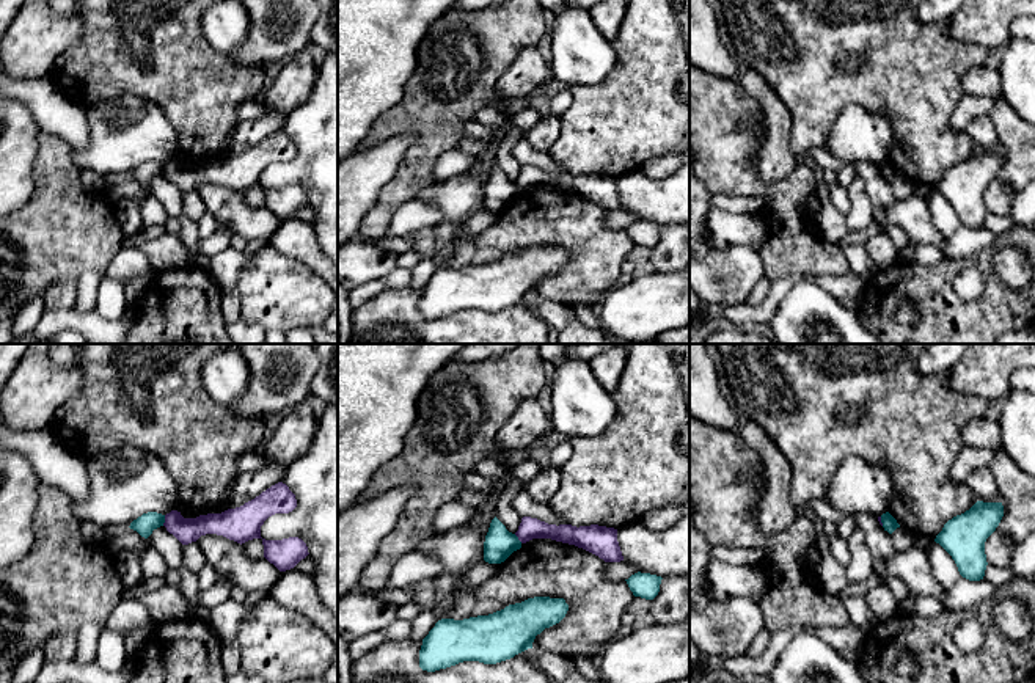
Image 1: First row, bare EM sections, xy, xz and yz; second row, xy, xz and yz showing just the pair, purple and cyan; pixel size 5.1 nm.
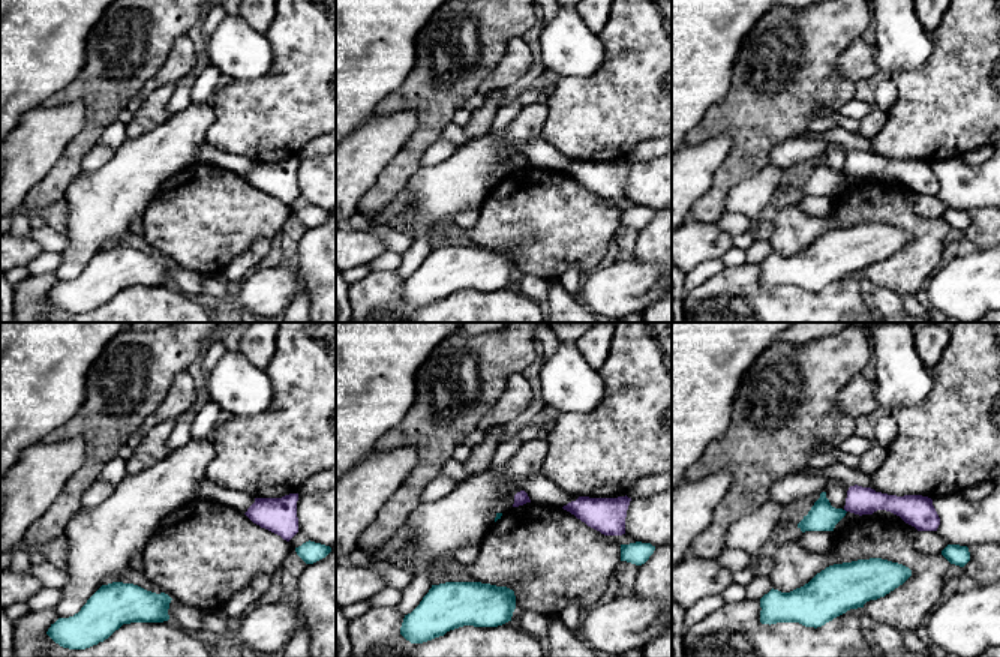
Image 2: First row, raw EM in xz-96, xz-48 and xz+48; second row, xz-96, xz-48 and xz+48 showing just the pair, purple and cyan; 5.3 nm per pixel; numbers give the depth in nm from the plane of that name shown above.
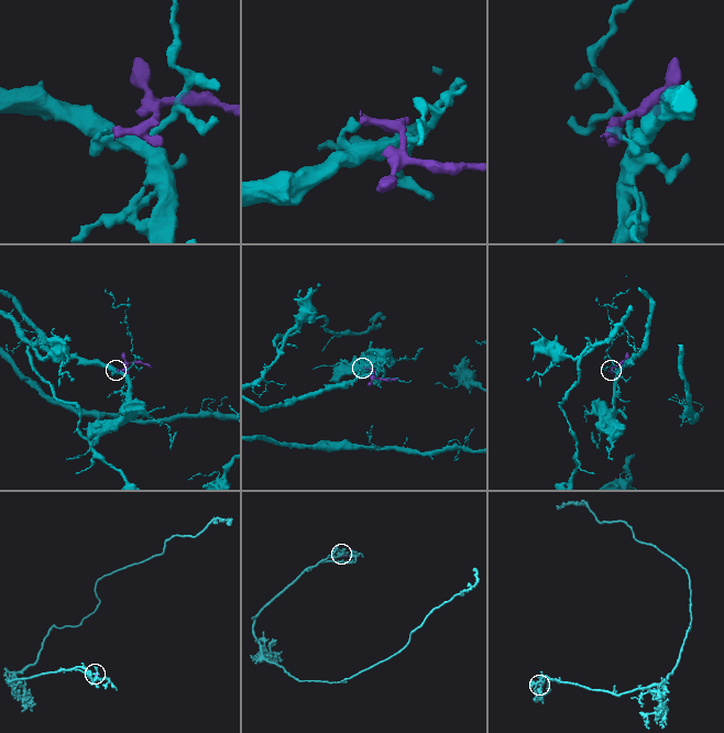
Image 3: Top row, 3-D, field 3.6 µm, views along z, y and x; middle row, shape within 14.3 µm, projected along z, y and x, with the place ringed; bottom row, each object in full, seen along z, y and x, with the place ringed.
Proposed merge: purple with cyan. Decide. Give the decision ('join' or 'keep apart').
keep apart

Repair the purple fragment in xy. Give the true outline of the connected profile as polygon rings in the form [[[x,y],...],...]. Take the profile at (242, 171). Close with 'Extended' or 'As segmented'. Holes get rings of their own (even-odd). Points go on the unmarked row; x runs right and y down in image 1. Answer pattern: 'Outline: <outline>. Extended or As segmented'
Outline: [[[283,130],[262,140],[240,155],[221,162],[207,162],[196,166],[184,166],[181,160],[171,159],[165,163],[163,174],[182,193],[196,190],[201,184],[217,182],[237,192],[261,185],[261,174],[275,162],[289,162],[297,155],[295,143]]]. As segmented

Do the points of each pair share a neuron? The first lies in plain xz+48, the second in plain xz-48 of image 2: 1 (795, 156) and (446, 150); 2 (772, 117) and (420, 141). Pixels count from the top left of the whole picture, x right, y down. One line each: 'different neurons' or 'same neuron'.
1: same neuron
2: same neuron

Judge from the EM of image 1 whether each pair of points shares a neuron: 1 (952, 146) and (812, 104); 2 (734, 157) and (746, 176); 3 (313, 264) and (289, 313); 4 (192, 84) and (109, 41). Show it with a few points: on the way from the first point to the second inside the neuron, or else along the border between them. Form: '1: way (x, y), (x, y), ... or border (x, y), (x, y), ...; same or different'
1: way (917, 118), (892, 93), (847, 93); same
2: way (734, 162), (742, 171); same
3: border (277, 252), (299, 259), (321, 278); different
4: way (170, 76), (142, 76), (129, 60); same

